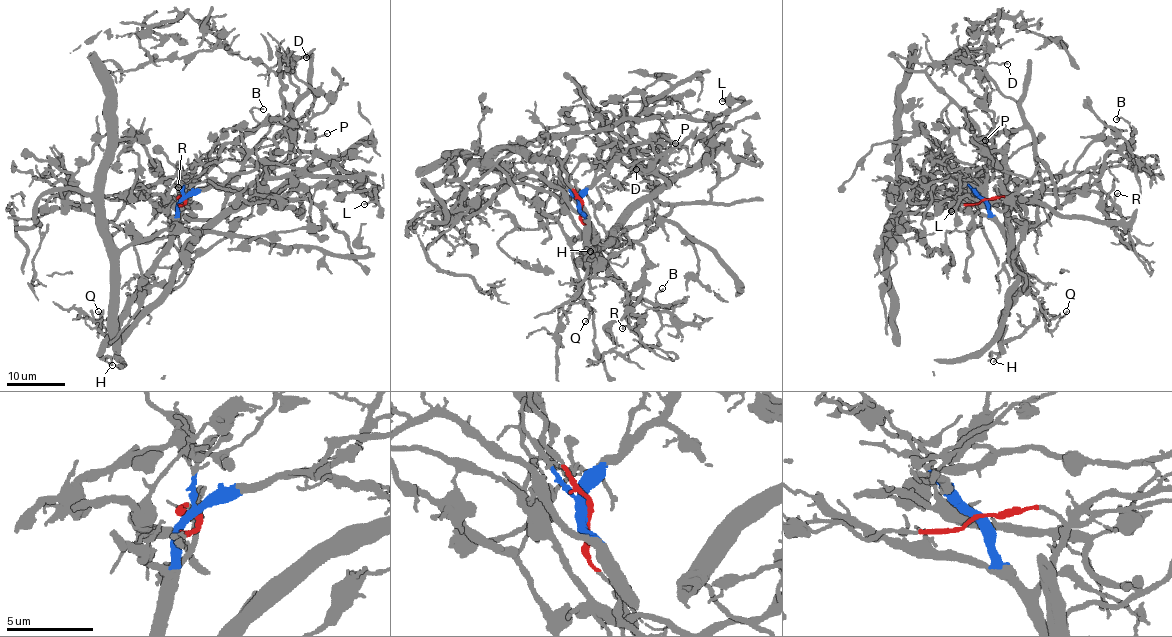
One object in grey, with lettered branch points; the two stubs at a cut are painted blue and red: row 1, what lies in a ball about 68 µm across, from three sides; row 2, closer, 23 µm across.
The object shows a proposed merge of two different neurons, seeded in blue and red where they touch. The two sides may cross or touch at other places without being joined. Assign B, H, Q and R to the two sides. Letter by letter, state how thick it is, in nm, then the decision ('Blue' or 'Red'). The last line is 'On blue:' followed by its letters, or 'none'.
B: Thickness 140 nm. Red
H: Thickness 110 nm. Blue
Q: Thickness 130 nm. Blue
R: Thickness 120 nm. Red
On blue: H, Q

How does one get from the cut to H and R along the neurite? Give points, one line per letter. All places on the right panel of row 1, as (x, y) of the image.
H: (984, 199), (989, 216), (1005, 239), (1023, 280), (1023, 291), (1003, 319), (1000, 356), (993, 361)
R: (984, 199), (1007, 197), (1014, 202), (1026, 197), (1067, 195), (1088, 185), (1099, 185), (1113, 202), (1117, 193)

